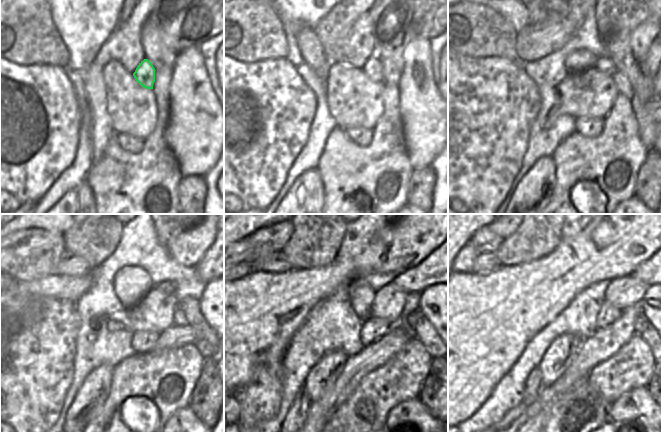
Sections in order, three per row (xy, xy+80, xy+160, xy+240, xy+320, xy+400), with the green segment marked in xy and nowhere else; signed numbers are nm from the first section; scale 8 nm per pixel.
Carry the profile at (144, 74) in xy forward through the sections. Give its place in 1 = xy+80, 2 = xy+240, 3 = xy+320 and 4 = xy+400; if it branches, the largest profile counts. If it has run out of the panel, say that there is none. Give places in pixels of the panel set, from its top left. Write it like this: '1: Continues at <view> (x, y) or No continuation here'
1: Continues at xy+80 (373, 68)
2: Continues at xy+240 (169, 287)
3: Continues at xy+320 (427, 273)
4: Continues at xy+400 (650, 272)

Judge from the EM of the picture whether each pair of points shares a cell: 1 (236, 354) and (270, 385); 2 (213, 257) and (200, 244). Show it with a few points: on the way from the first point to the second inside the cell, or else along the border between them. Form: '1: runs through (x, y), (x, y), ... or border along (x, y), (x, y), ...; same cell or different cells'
1: border along (267, 350), (253, 368), (250, 377), (239, 388); different cells
2: border along (213, 241), (203, 257), (194, 266); different cells

